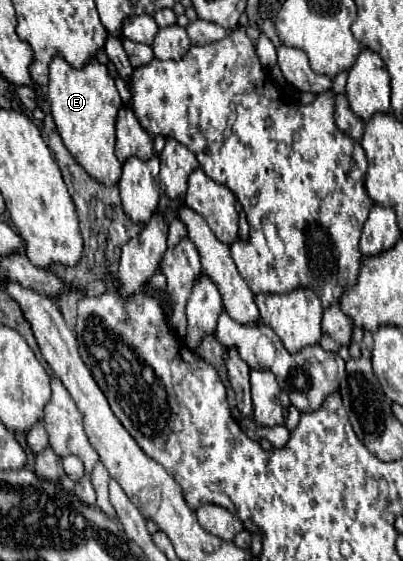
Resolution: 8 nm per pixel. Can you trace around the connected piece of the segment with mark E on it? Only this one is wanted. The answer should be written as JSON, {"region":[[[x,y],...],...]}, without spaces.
{"region":[[[54,58],[50,64],[50,84],[48,84],[50,114],[62,136],[64,146],[72,158],[100,184],[114,186],[120,180],[122,164],[114,154],[116,144],[116,114],[122,106],[120,94],[114,86],[114,78],[108,68],[92,58],[84,68],[74,68],[62,58]]]}

